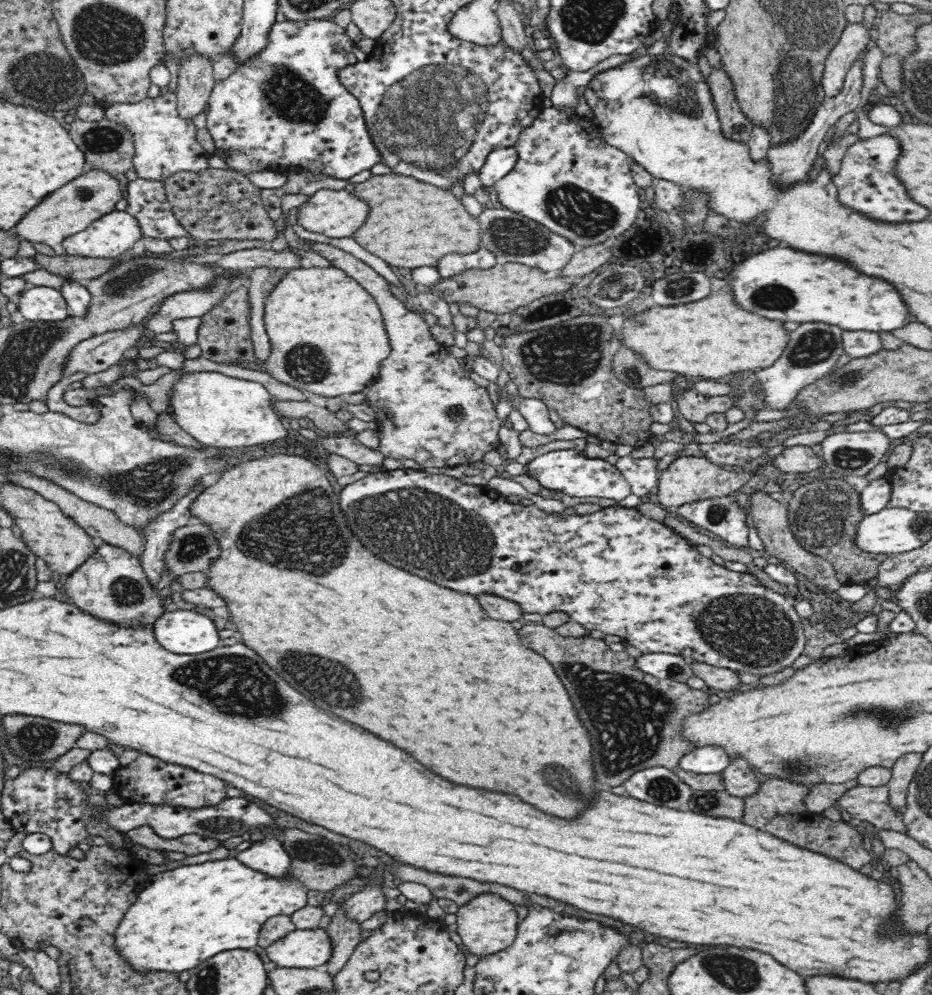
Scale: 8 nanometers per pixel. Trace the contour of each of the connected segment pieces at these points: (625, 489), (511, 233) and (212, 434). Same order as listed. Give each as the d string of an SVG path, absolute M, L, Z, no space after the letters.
M574 449L546 451L530 460L525 468L527 468L526 472L534 476L543 488L562 492L572 498L592 496L592 498L610 498L620 502L633 493L631 486L616 465L600 457L585 457L580 451Z
M506 208L482 210L477 218L480 225L479 246L489 250L501 264L517 263L542 273L561 271L578 248L565 238L550 232L541 224Z
M215 371L188 373L172 386L172 393L175 398L172 414L174 420L201 445L231 449L234 446L274 442L287 434L278 414L272 408L270 392L260 382L234 378Z

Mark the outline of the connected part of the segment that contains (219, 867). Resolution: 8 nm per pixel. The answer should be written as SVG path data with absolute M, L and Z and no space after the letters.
M238 858L210 860L204 864L180 866L151 876L138 900L125 912L120 926L116 928L116 947L134 965L134 969L163 970L173 973L188 970L212 958L218 952L234 948L256 946L262 924L272 916L292 916L307 905L307 889L290 867L284 876L276 878L258 870L252 870Z

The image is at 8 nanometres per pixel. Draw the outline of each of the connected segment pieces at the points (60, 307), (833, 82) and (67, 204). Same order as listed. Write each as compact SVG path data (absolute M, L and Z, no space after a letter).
M29 286L18 300L18 309L31 321L58 322L70 316L62 294L48 286Z
M861 23L850 24L839 34L839 39L826 54L825 67L821 74L820 84L826 97L836 96L842 90L852 62L872 44L873 39L873 31L862 27Z
M90 170L86 174L77 176L72 182L62 186L60 190L52 192L38 206L34 206L34 210L24 214L22 220L14 225L13 232L20 239L50 246L56 252L55 255L65 255L65 250L62 246L65 238L82 232L94 221L112 212L114 204L121 198L120 186L114 176L103 170Z

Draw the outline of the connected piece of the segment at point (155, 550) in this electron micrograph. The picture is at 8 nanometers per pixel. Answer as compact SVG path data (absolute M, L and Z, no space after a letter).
M203 485L196 486L188 496L178 500L178 504L174 506L173 510L162 514L160 518L154 518L154 522L150 522L148 528L144 530L145 545L139 556L139 561L146 578L154 589L160 584L162 573L165 571L164 553L172 540L171 534L176 529L188 524L188 518L191 516L190 503L198 493L201 493L203 488Z

